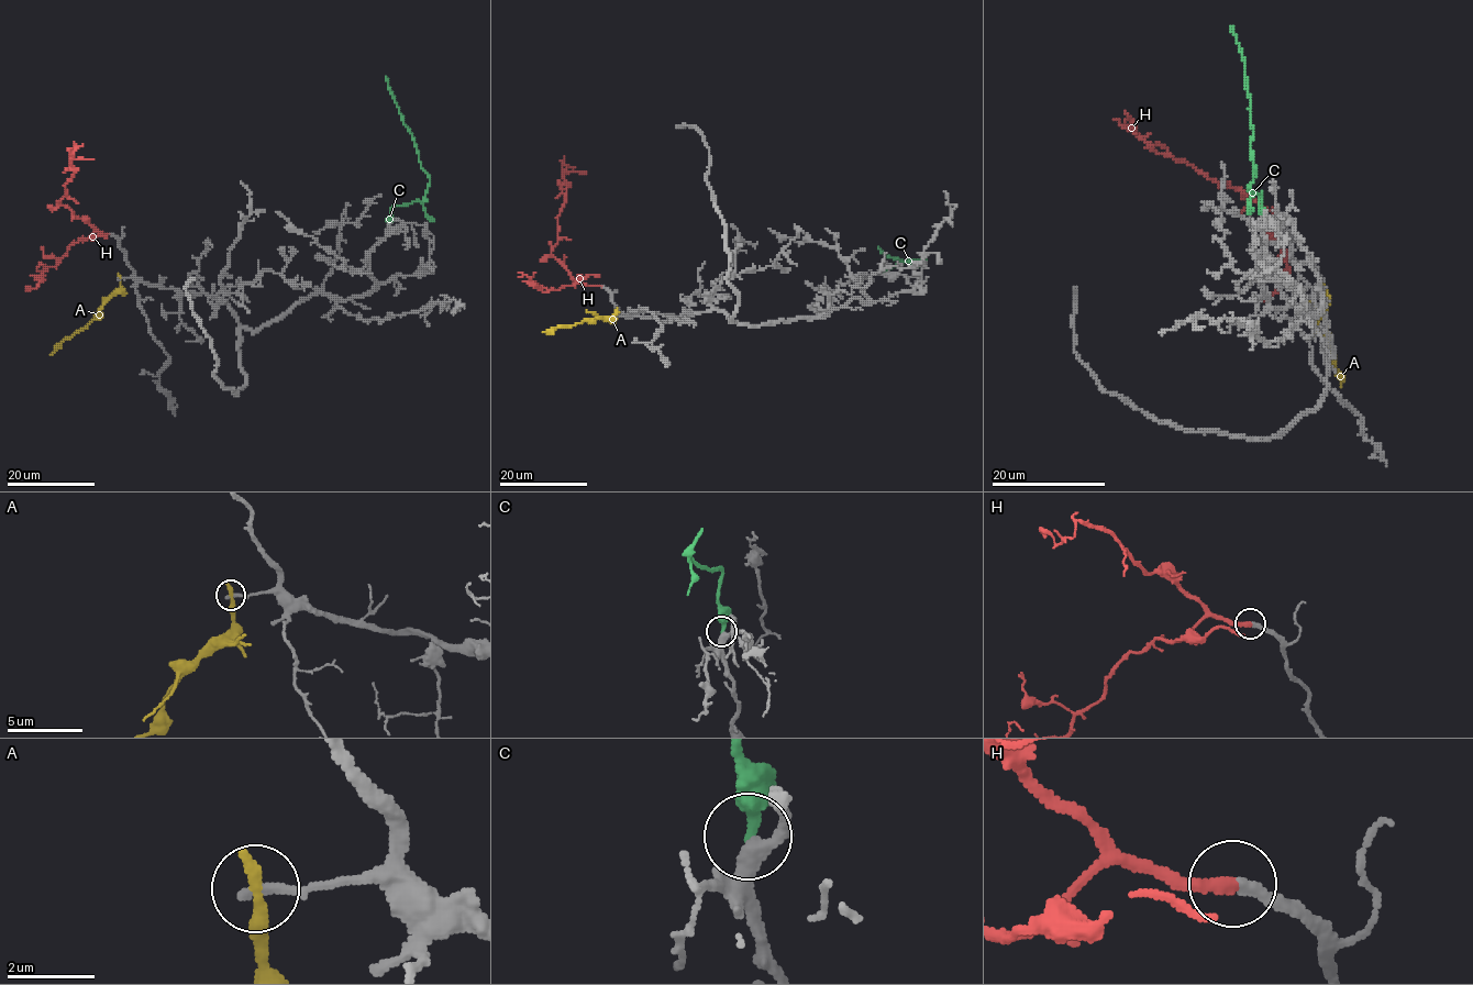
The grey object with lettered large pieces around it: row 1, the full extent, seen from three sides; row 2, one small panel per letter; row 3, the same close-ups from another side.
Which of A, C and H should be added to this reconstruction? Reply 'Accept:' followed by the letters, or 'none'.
Accept: H

